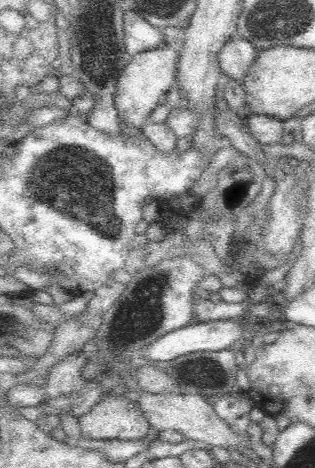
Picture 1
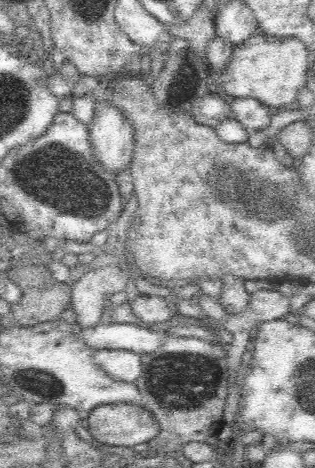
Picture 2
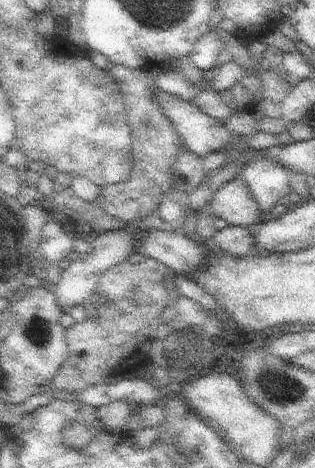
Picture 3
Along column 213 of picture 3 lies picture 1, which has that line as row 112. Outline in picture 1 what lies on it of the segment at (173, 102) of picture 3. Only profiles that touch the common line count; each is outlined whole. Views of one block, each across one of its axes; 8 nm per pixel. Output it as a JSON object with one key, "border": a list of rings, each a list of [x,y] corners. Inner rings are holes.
{"border":[[[168,42],[160,48],[136,54],[120,72],[120,78],[116,84],[116,98],[114,98],[116,110],[118,110],[118,116],[128,126],[136,128],[136,132],[140,132],[140,128],[146,124],[152,110],[164,102],[164,96],[168,94],[172,84],[176,84],[178,66],[180,66],[180,44]]]}

